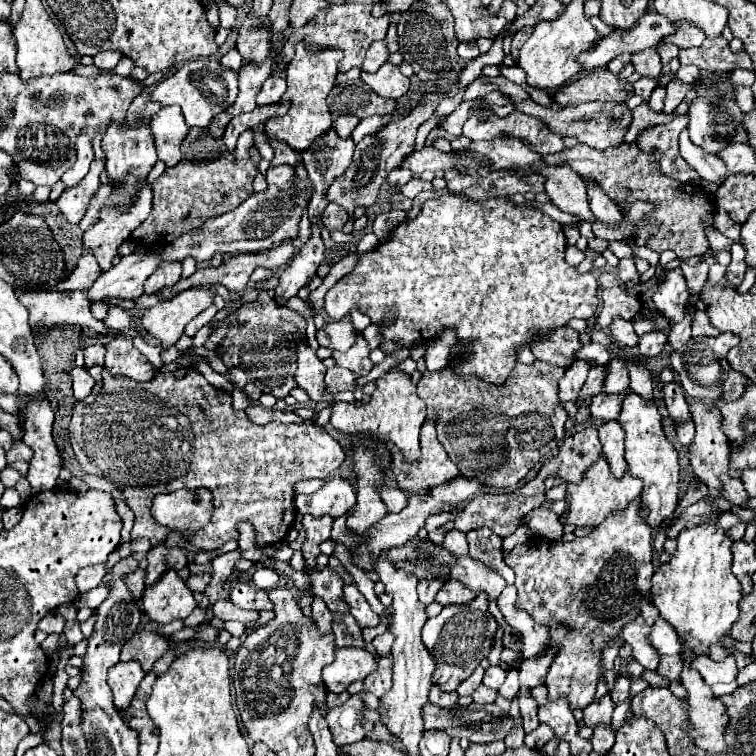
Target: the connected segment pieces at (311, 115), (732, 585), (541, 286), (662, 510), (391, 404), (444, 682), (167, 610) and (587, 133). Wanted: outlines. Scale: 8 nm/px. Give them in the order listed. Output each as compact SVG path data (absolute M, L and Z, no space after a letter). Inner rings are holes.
M299 42L295 46L295 56L285 68L285 78L287 78L287 92L283 94L285 102L291 102L291 108L287 110L285 116L275 116L265 122L267 134L277 136L279 140L287 142L293 150L305 150L309 144L327 132L333 124L331 112L325 104L327 94L331 92L337 76L337 64L341 60L343 52L339 48L319 48L319 50L309 50L305 42Z
M721 514L709 522L681 530L677 538L677 554L667 564L661 564L653 574L651 602L659 614L677 628L679 636L695 654L707 654L709 644L719 642L739 618L741 584L731 572L731 546L727 530L719 526Z
M439 196L437 200L427 200L421 208L421 214L415 218L415 220L405 220L403 224L399 224L391 238L383 244L379 244L373 252L369 254L363 254L359 258L359 264L353 272L349 272L347 276L343 276L325 296L325 312L333 318L333 320L343 320L351 314L351 304L355 304L355 308L363 314L367 314L373 322L381 322L383 320L383 314L393 306L397 310L397 318L393 322L393 326L385 328L383 336L385 340L395 340L403 346L413 346L413 344L419 344L419 342L425 342L425 340L431 340L435 336L439 336L445 328L455 328L457 332L457 338L463 342L463 340L475 340L477 346L455 346L453 348L453 356L449 360L451 366L457 368L457 372L461 374L473 374L473 376L481 376L483 380L489 380L493 384L501 384L509 372L513 370L515 366L515 348L519 346L527 346L531 338L535 338L537 334L547 334L549 330L553 328L559 328L559 326L567 326L567 322L571 318L583 318L583 320L589 320L597 306L599 306L599 300L597 300L597 278L593 276L593 272L579 272L575 266L569 266L565 262L565 248L567 248L567 240L565 240L565 234L563 234L563 228L559 222L551 220L549 216L545 216L543 212L539 210L531 210L531 208L523 208L523 206L517 206L513 200L509 200L507 196L503 198L497 198L493 202L463 202L461 198L457 196Z
M633 390L625 394L623 408L619 418L621 426L625 428L625 460L629 464L629 472L643 480L643 492L641 492L641 514L645 520L649 520L651 528L661 526L667 518L673 516L677 500L679 500L679 460L675 446L667 440L661 428L661 416L657 410L655 400L645 400Z
M393 368L383 378L377 378L375 384L377 388L371 400L359 408L349 402L333 402L331 404L331 424L345 434L377 434L381 440L395 442L403 450L407 460L417 460L419 430L427 414L425 414L425 402L417 396L411 376L399 368Z
M477 592L475 598L463 606L445 606L435 618L429 618L423 626L423 642L435 660L433 682L445 692L453 692L493 648L497 634L497 620L489 612L489 598L485 592Z
M173 568L163 572L157 584L145 586L141 600L149 618L159 624L167 624L175 618L185 620L197 606L193 592Z
M503 76L487 78L487 82L497 84L501 94L509 96L519 112L527 112L531 116L537 116L539 120L545 120L549 124L549 128L553 128L553 132L561 132L565 136L575 136L575 138L579 138L579 142L585 142L587 146L597 148L597 150L605 150L609 146L615 148L617 144L623 144L623 136L625 136L625 132L627 132L633 120L632 111L625 106L625 102L593 100L593 102L585 102L585 104L579 104L579 106L567 106L567 108L549 106L549 108L545 108L545 106L539 106L537 102L533 102L531 96L523 90L523 86L513 84ZM609 110L611 110L611 116L609 116Z

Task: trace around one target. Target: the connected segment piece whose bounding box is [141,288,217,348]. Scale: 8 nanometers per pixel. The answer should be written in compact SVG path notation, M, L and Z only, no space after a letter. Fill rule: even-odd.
M215 288L185 290L173 300L149 308L141 318L141 326L151 336L159 338L165 348L173 346L183 334L187 322L213 304L215 294Z

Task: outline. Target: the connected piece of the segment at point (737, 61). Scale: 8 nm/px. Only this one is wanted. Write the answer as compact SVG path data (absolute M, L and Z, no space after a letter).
M725 36L705 38L705 42L697 48L687 48L679 52L681 64L695 64L709 72L725 72L725 70L753 70L753 62L745 50L731 52Z

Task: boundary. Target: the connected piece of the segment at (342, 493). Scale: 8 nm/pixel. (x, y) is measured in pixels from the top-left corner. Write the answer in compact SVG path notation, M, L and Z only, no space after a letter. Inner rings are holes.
M333 478L325 482L325 486L315 494L311 496L299 494L295 498L295 508L299 514L313 514L313 516L329 514L337 518L345 514L351 506L355 506L353 488L351 488L351 482L345 478Z

